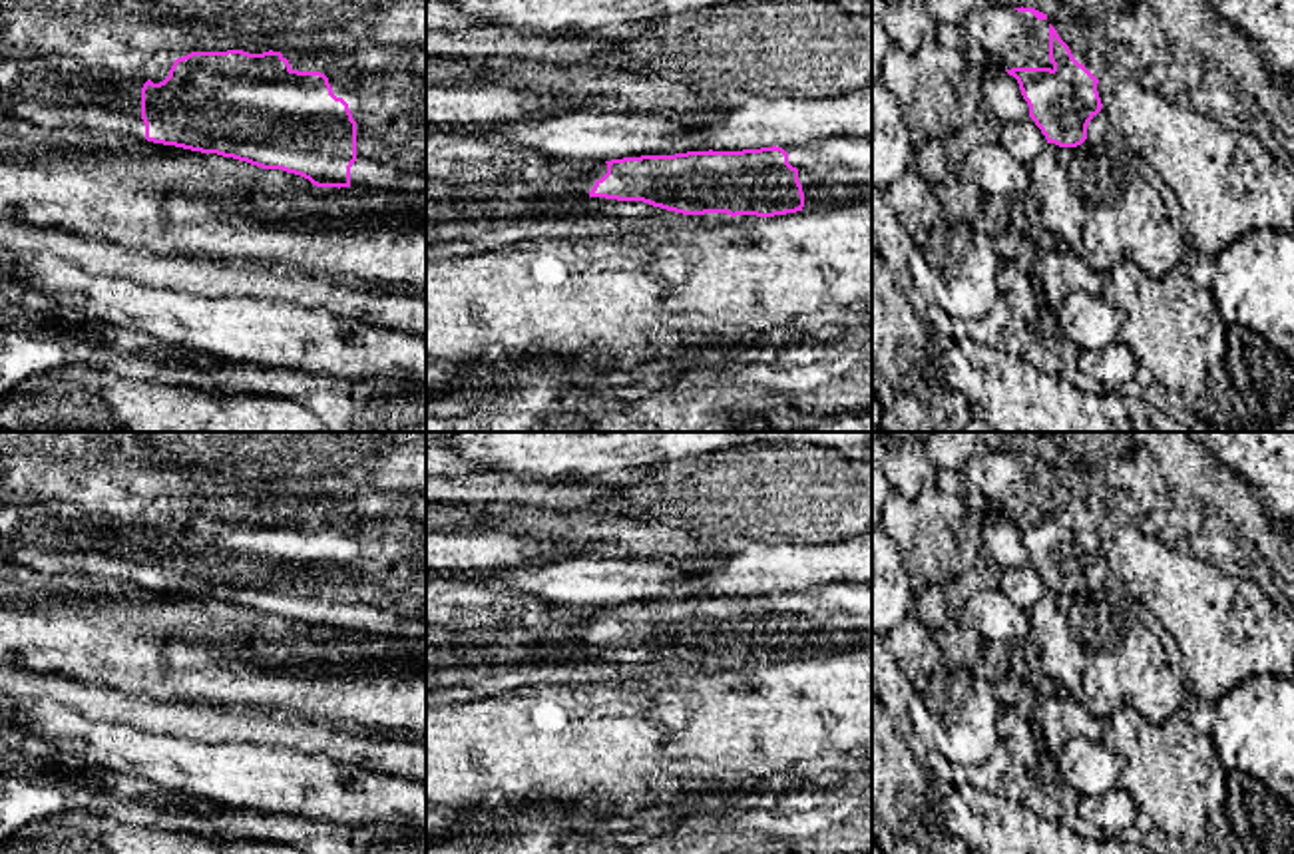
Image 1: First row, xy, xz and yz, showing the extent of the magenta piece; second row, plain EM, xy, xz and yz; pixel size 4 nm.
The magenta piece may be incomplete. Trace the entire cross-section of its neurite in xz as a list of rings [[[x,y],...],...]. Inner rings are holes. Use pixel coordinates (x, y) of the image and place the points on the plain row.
[[[776,591],[577,609],[587,611],[585,643],[643,647],[683,661],[774,663],[804,653],[798,615]]]

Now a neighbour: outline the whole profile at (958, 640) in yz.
[[[948,619],[940,629],[934,631],[940,645],[944,663],[968,665],[977,653],[983,639],[968,619]]]

